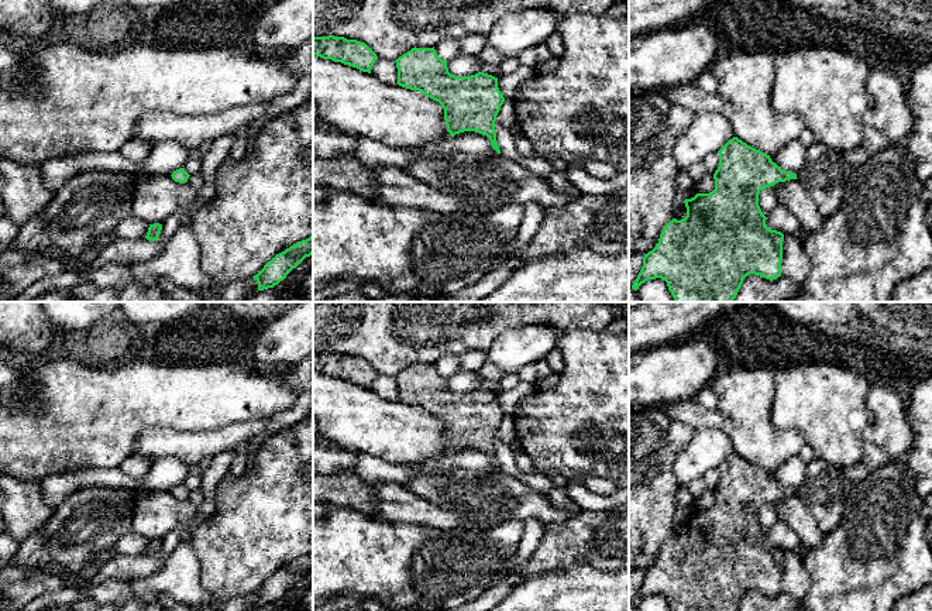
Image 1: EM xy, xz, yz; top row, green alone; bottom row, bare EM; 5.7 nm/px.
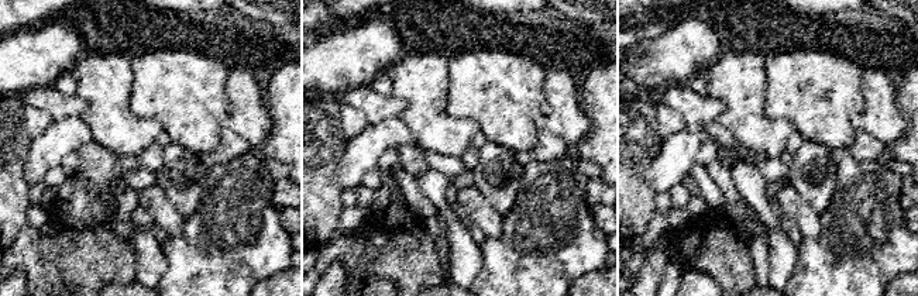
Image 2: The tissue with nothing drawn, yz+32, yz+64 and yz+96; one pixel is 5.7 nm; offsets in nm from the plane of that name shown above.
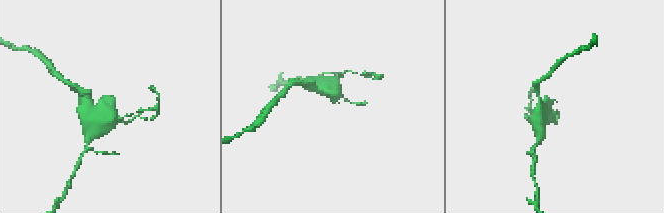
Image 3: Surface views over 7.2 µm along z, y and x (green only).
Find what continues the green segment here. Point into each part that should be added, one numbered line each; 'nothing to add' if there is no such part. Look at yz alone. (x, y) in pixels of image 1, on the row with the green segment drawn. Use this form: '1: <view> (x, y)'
nothing to add

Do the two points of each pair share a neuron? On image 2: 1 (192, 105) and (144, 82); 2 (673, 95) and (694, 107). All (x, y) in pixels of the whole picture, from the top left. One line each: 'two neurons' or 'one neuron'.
1: one neuron
2: one neuron

